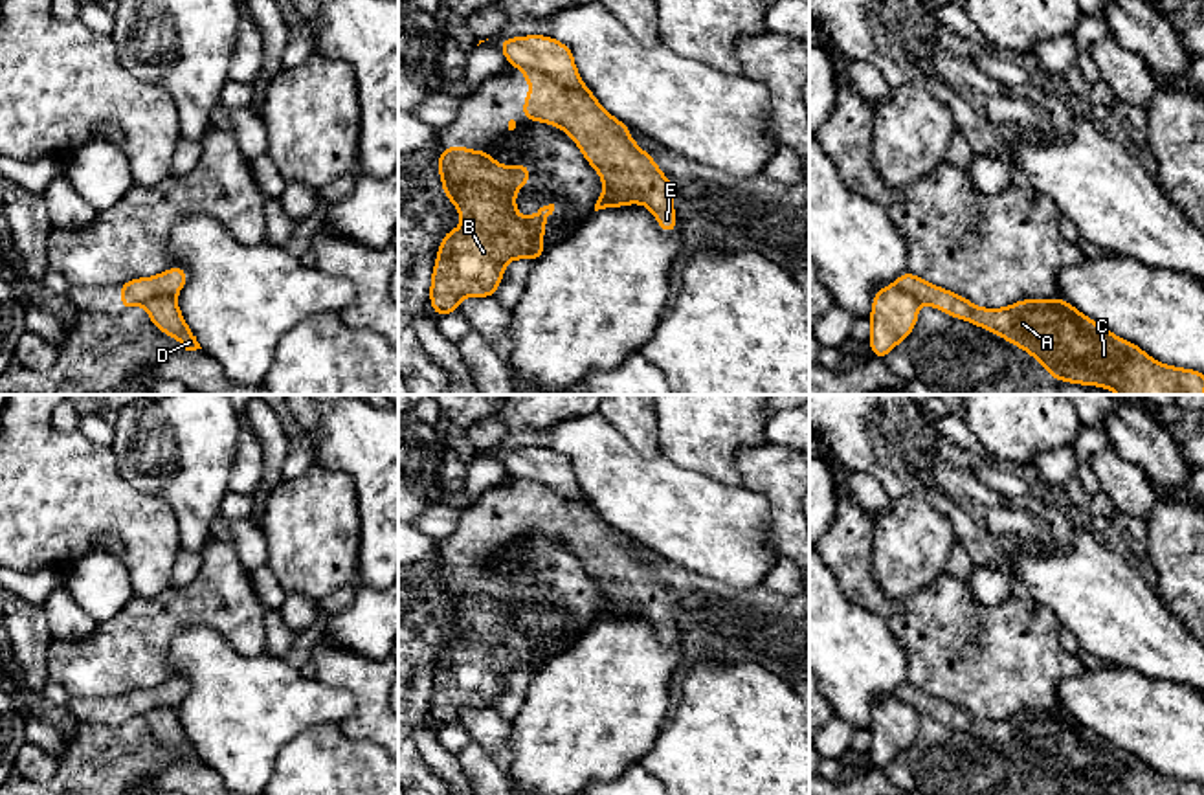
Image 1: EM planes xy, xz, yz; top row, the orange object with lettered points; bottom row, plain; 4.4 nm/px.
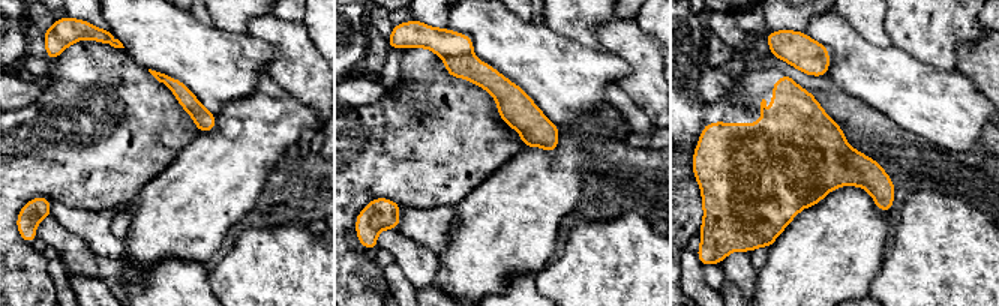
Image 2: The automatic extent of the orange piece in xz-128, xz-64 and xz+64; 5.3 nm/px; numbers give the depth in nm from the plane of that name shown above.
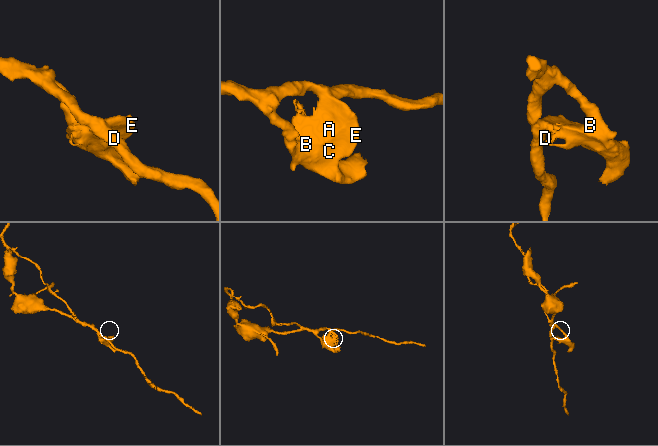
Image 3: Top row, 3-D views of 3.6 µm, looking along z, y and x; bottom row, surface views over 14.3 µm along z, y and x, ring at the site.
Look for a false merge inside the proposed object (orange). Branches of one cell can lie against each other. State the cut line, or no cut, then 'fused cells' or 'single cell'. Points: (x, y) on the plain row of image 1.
cut xz (523, 480), (542, 483), (569, 498), (582, 496); fused cells

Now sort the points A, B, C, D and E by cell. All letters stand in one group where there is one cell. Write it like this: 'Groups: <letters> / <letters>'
Groups: A B C E / D

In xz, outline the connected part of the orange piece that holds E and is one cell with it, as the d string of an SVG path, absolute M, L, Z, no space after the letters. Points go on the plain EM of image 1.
M523 481L523 490L530 494L530 505L523 510L523 532L563 540L604 593L595 622L639 613L672 646L679 637L672 613L674 597L630 549L631 538L608 525L585 496L569 499L530 481Z

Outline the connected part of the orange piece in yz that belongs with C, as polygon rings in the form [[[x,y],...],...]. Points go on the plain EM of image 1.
[[[910,683],[896,689],[896,698],[940,723],[998,745],[1031,766],[1052,789],[1068,795],[1204,795],[1204,784],[1156,773],[1136,755],[1123,751],[1063,709],[1020,711],[1004,720],[982,720],[960,705],[940,700]]]

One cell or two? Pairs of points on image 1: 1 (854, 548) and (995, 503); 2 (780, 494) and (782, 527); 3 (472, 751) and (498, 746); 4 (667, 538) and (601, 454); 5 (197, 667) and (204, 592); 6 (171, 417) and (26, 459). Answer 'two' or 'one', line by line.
1: two
2: one
3: two
4: one
5: two
6: two

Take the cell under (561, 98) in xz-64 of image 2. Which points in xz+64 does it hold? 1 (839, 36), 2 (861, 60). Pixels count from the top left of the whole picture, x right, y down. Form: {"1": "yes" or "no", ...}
{"1": "yes", "2": "yes"}

